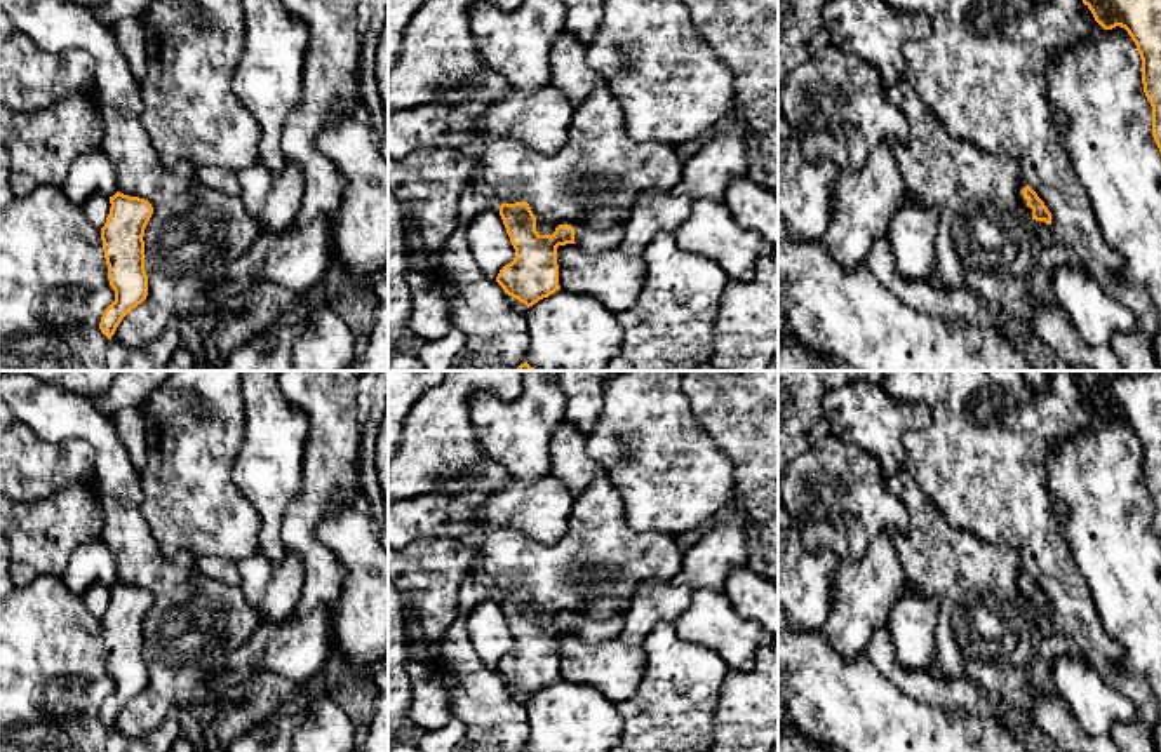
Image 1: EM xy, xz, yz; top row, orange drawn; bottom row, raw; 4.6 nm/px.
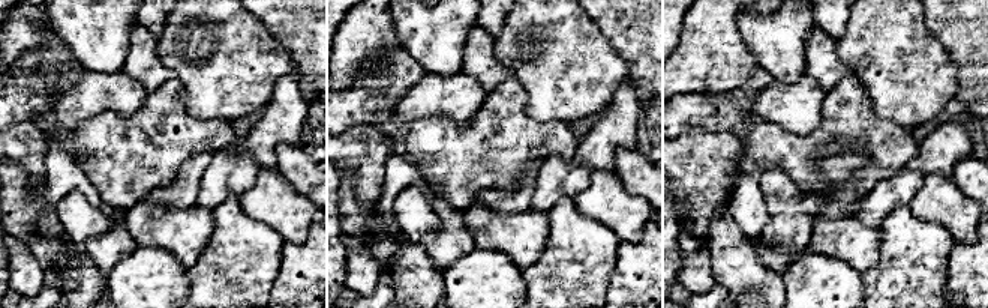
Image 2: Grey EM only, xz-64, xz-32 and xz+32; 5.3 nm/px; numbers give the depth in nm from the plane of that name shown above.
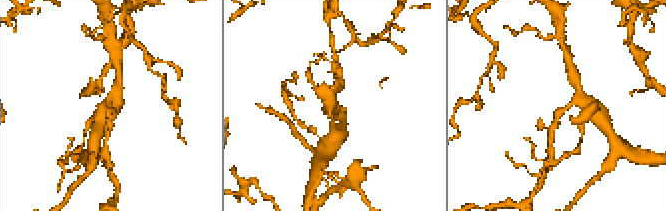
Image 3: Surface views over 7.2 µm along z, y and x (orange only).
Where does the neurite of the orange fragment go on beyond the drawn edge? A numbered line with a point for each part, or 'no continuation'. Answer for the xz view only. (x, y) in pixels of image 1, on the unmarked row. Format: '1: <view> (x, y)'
1: xz (596, 631)

